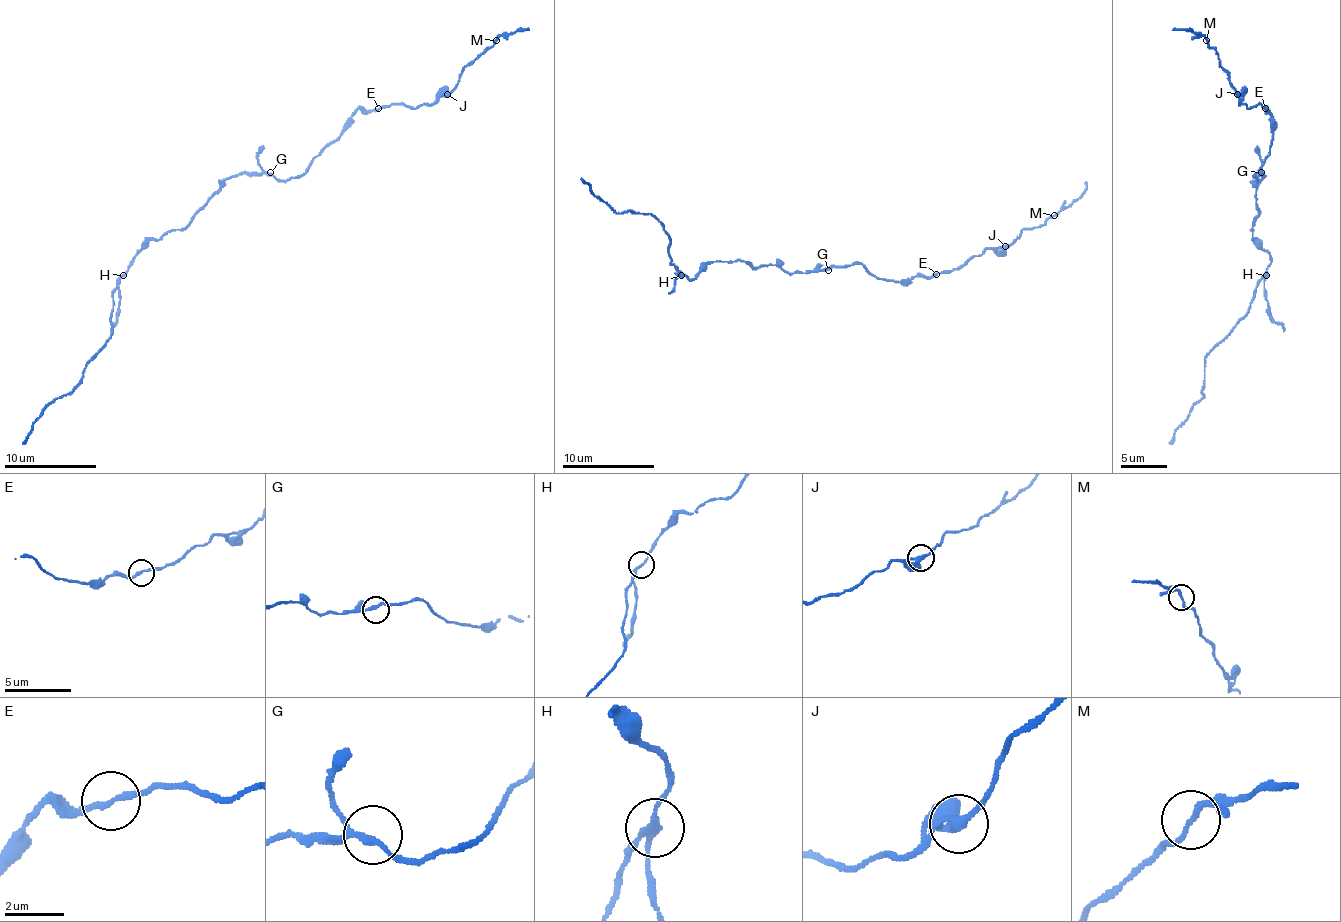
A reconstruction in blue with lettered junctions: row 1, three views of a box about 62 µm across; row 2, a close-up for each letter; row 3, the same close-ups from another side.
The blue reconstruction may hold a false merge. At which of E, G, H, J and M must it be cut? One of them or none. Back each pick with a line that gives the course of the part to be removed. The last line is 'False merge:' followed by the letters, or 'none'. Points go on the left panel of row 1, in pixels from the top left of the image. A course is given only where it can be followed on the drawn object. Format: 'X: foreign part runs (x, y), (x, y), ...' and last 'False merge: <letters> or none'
H: foreign part runs (124, 276), (117, 282), (119, 315), (110, 331)
False merge: H

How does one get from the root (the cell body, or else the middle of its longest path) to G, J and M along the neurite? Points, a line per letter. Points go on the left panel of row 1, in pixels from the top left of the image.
G: (236, 177), (243, 172), (270, 172)
J: (236, 177), (243, 172), (300, 177), (357, 111), (392, 104), (415, 108), (447, 95)
M: (236, 177), (243, 172), (300, 177), (357, 111), (433, 104), (495, 39)

